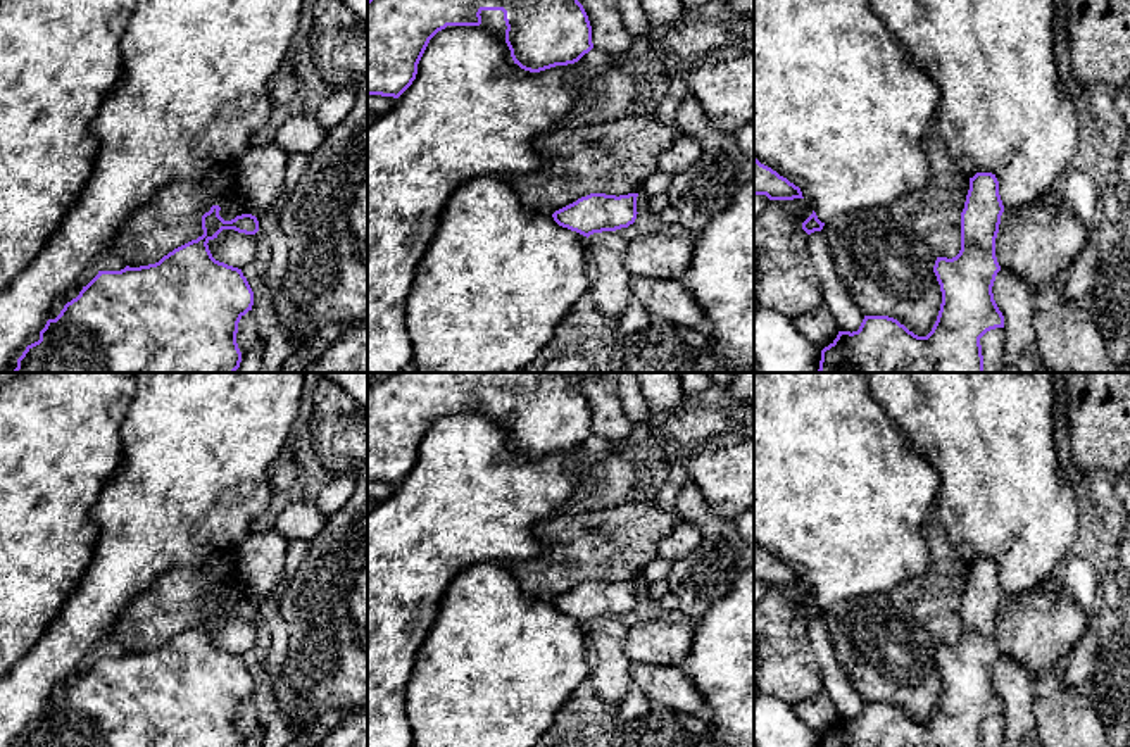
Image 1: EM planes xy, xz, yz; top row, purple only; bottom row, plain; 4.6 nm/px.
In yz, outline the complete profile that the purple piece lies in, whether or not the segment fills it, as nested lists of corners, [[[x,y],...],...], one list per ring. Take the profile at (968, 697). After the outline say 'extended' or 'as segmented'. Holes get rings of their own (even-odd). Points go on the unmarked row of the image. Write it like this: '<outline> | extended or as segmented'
[[[992,559],[970,564],[970,576],[961,599],[961,637],[956,643],[937,643],[933,659],[940,671],[942,690],[937,707],[926,723],[918,723],[888,702],[864,702],[857,718],[838,718],[821,737],[821,747],[983,747],[980,725],[995,714],[1004,714],[992,673],[1001,652],[995,643],[1004,592],[999,568]]] | as segmented

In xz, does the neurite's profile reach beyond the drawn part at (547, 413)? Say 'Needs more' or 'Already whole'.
Needs more

